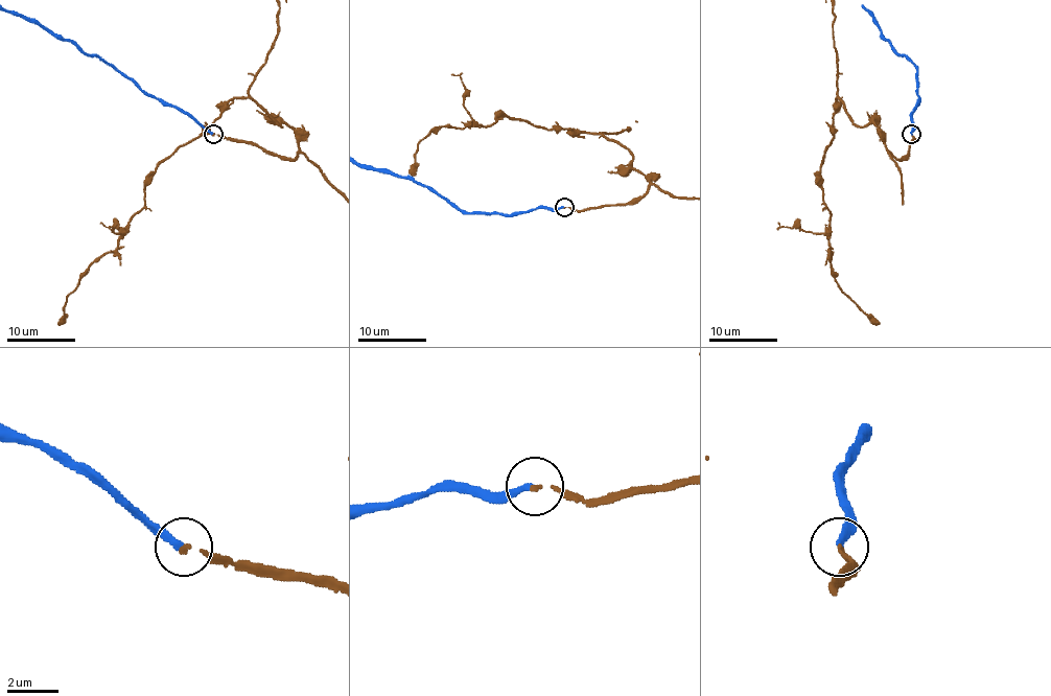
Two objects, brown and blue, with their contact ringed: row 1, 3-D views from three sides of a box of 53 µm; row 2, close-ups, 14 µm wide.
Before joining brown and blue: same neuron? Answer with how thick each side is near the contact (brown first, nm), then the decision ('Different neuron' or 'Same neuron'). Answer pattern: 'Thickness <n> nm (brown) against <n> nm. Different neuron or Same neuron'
Thickness 150 nm (brown) against 240 nm. Same neuron

